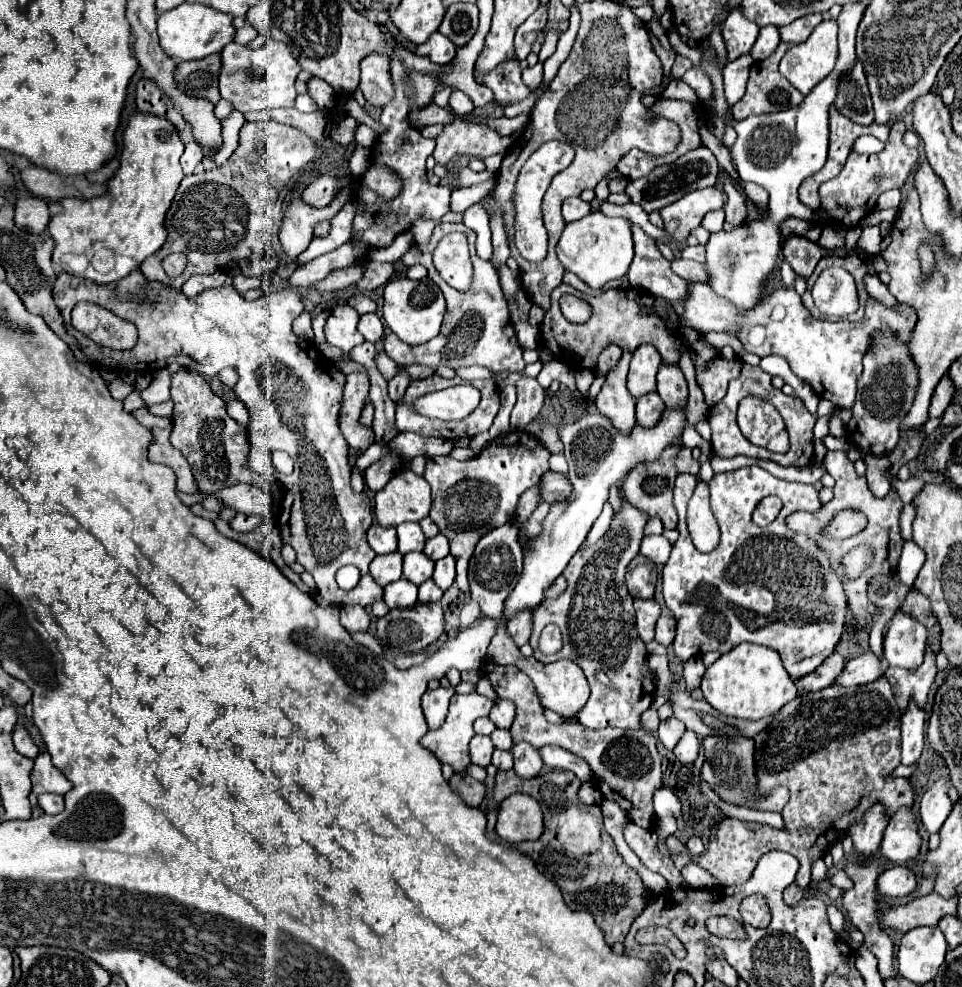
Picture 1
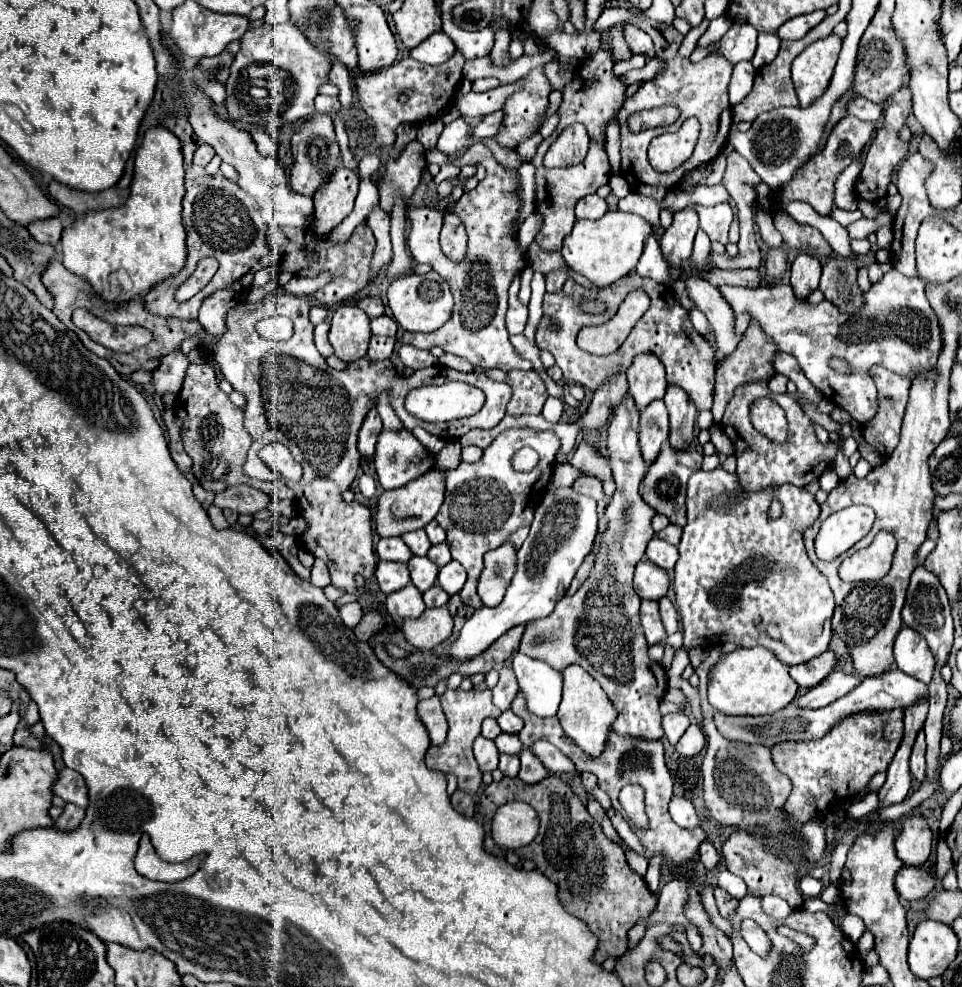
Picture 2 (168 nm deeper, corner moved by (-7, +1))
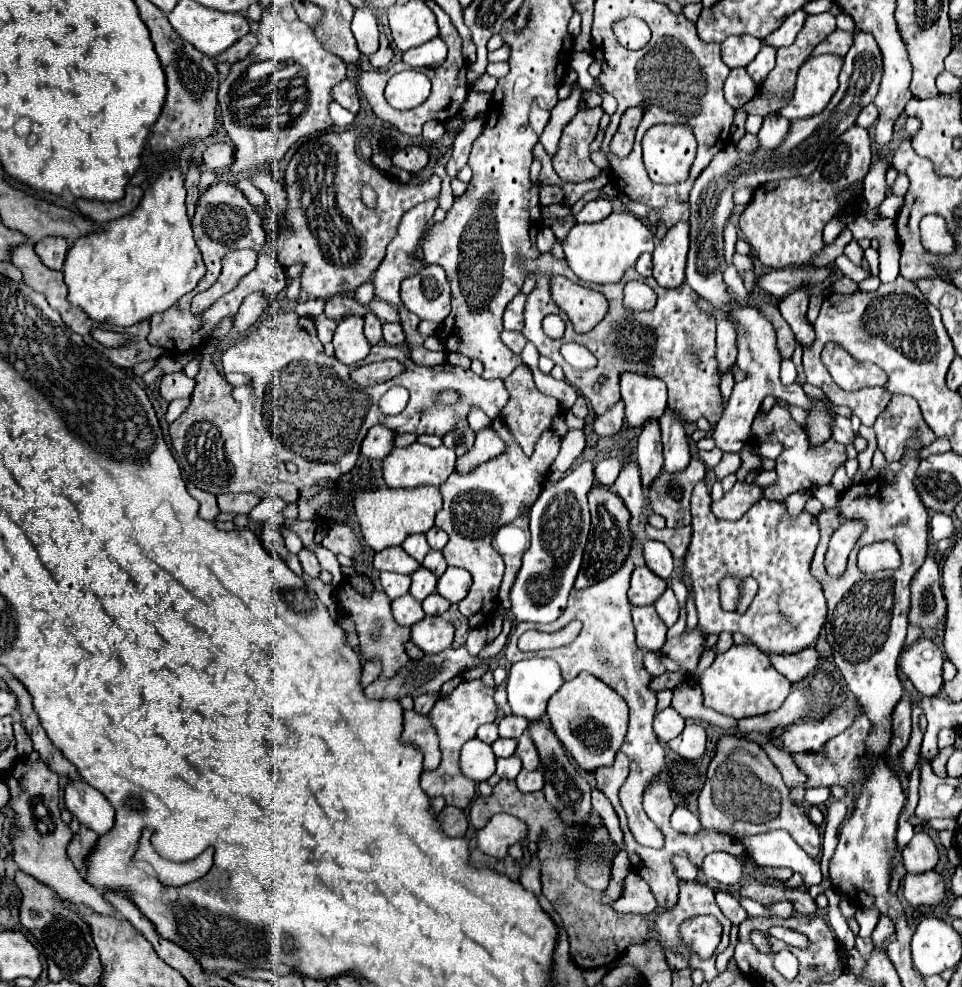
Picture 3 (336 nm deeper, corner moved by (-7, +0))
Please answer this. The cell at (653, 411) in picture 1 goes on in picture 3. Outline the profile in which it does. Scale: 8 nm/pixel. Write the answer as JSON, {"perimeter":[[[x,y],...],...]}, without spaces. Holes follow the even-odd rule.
{"perimeter":[[[656,419],[648,421],[644,425],[640,437],[638,437],[636,463],[640,467],[642,487],[648,489],[654,483],[654,479],[662,473],[662,465],[664,465],[662,443],[660,443],[660,427],[658,427]]]}

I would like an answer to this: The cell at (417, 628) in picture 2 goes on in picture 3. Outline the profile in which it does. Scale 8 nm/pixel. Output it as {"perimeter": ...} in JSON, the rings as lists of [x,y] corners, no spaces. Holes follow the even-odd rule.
{"perimeter":[[[440,615],[424,617],[412,627],[412,643],[424,653],[440,653],[452,645],[454,627]]]}

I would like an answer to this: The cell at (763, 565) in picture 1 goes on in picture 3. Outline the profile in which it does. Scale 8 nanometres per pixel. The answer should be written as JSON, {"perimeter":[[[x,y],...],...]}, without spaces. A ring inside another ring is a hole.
{"perimeter":[[[698,483],[692,493],[692,543],[684,559],[684,567],[694,585],[700,617],[698,627],[706,635],[740,631],[764,653],[796,653],[814,645],[826,621],[822,585],[810,573],[816,545],[818,527],[814,515],[802,511],[798,517],[792,517],[784,503],[760,499],[742,519],[720,521],[710,511],[706,483]],[[724,575],[743,579],[750,575],[757,579],[758,592],[744,615],[722,611],[718,601],[718,581]]]}

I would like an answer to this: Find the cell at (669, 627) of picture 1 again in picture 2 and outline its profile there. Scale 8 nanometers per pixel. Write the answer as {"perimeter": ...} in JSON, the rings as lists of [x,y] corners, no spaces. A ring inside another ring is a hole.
{"perimeter":[[[660,598],[658,604],[660,604],[660,616],[662,616],[662,622],[664,622],[666,632],[668,634],[678,632],[678,614],[676,614],[674,604],[668,598]]]}

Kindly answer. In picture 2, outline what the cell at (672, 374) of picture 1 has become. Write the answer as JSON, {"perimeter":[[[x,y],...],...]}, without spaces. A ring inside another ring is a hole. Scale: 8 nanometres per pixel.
{"perimeter":[[[668,384],[664,396],[668,414],[670,414],[670,446],[682,450],[690,446],[694,440],[694,422],[696,422],[696,406],[690,402],[688,394],[680,390],[680,386]]]}

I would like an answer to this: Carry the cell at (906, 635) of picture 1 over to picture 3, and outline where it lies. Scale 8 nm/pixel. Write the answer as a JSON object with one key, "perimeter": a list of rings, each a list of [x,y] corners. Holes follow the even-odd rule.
{"perimeter":[[[920,639],[900,655],[900,667],[924,697],[934,697],[942,689],[944,653],[932,639]]]}

